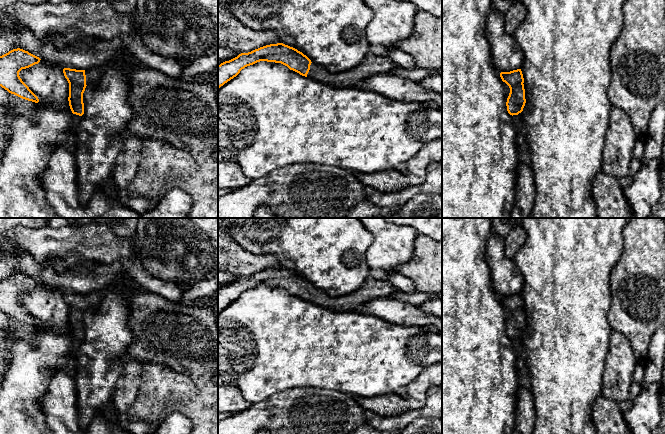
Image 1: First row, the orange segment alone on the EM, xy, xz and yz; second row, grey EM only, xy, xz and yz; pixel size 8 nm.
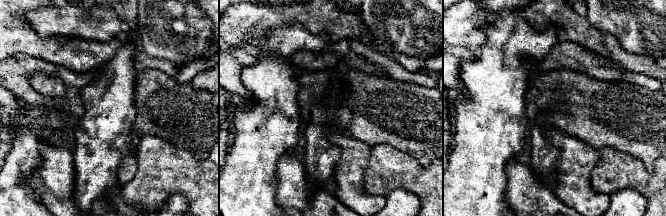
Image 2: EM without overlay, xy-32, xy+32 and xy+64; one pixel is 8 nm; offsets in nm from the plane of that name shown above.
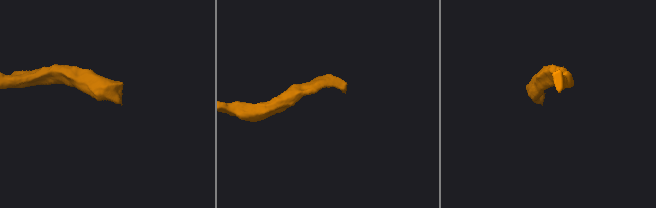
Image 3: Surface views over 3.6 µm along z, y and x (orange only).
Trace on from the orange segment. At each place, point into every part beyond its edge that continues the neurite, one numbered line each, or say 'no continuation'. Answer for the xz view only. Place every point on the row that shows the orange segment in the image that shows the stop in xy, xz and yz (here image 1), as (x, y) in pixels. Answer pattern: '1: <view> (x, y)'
1: xz (371, 65)

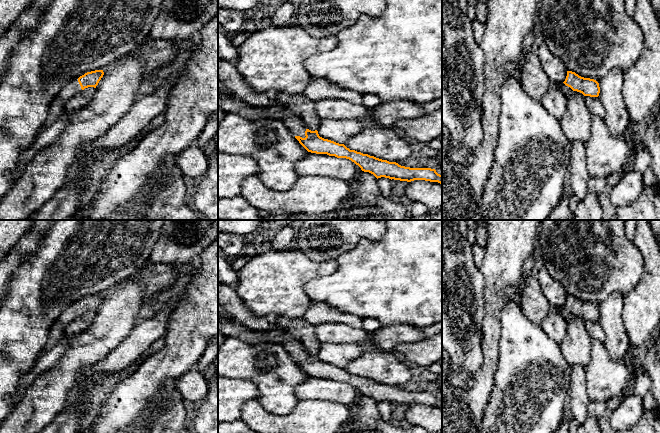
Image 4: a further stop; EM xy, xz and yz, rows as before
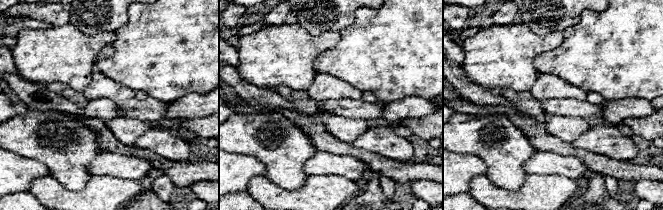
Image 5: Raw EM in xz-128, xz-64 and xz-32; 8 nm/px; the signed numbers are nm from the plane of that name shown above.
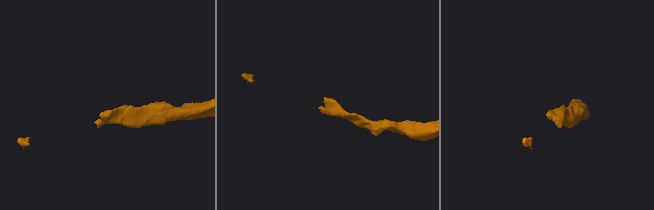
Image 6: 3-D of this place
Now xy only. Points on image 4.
1: xy (57, 107)

